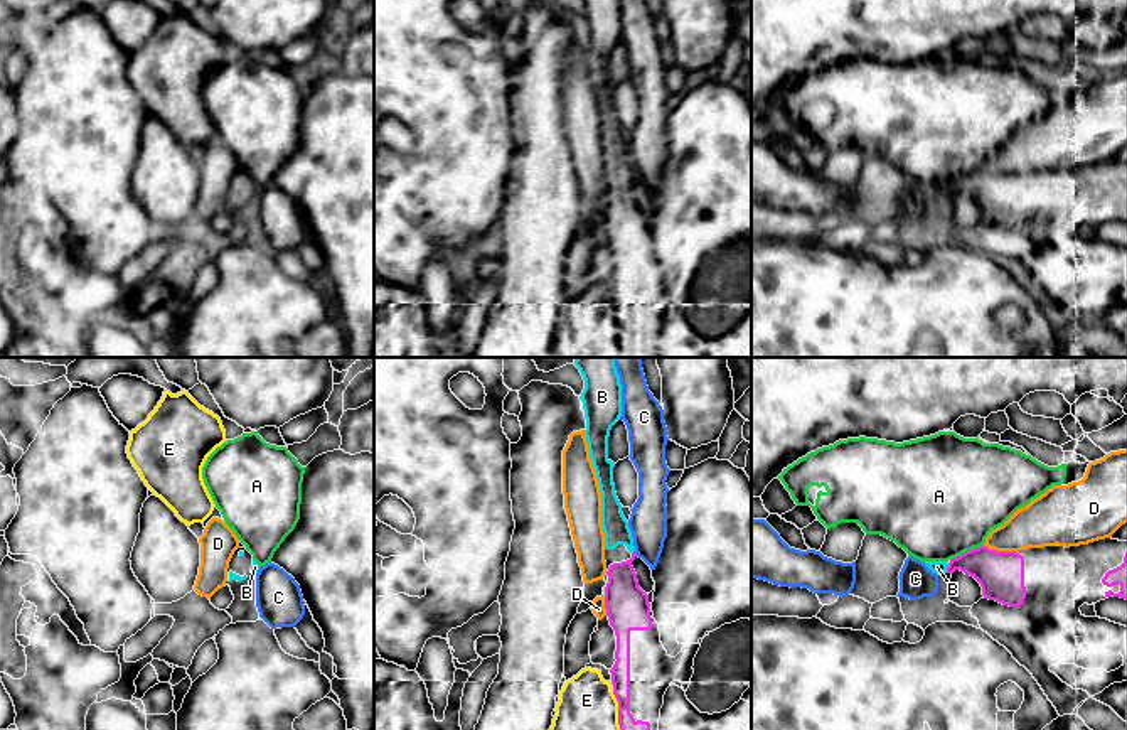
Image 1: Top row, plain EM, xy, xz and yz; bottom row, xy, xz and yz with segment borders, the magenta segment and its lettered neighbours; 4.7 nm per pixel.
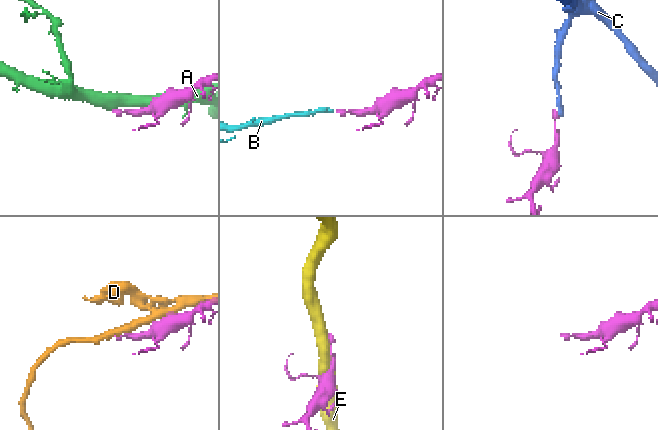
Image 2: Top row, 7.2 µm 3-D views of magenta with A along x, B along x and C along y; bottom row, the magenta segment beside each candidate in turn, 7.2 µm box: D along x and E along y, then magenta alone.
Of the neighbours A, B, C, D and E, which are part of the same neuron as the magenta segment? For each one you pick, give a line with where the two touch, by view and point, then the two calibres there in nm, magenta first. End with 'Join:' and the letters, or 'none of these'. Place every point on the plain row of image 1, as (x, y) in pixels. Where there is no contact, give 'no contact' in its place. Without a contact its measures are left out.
B: yz (947, 191) | 220/60 nm
Join: B

